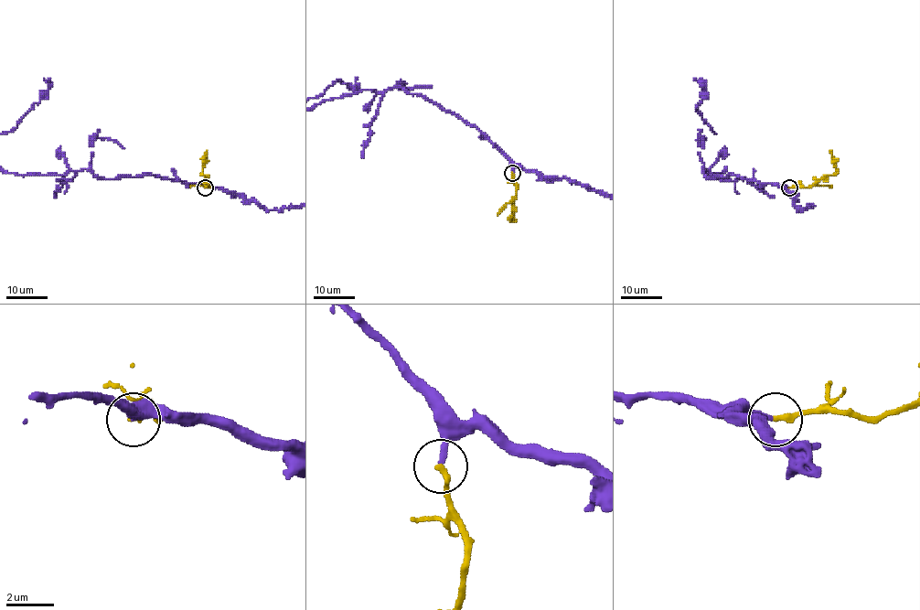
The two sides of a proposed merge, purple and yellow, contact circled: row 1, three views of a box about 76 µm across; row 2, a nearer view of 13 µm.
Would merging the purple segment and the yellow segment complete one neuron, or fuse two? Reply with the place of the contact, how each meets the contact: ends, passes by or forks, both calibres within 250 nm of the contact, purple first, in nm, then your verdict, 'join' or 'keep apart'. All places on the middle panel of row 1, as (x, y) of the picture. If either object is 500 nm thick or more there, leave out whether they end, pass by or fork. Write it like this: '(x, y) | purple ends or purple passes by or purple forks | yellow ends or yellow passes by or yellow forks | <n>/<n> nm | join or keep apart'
(512, 173) | purple ends | yellow ends | 240/240 nm | join

